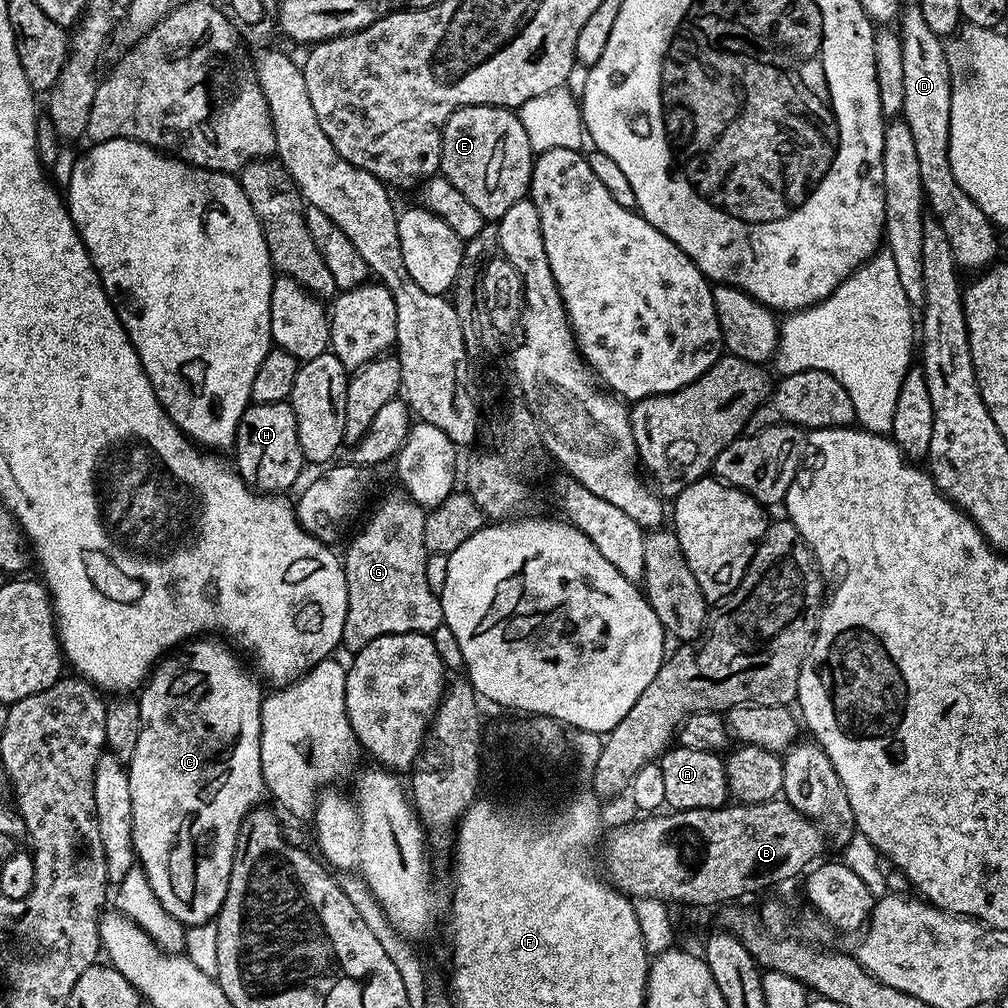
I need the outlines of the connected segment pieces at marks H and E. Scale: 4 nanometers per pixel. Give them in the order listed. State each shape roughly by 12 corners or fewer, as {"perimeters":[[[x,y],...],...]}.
{"perimeters":[[[249,403],[234,467],[261,494],[306,468],[291,403]],[[511,108],[445,122],[439,175],[496,222],[529,195],[534,153]]]}

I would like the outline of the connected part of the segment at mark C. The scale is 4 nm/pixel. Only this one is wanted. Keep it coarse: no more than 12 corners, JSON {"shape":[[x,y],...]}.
{"shape":[[220,638],[138,692],[134,850],[215,921],[266,796],[261,681]]}

